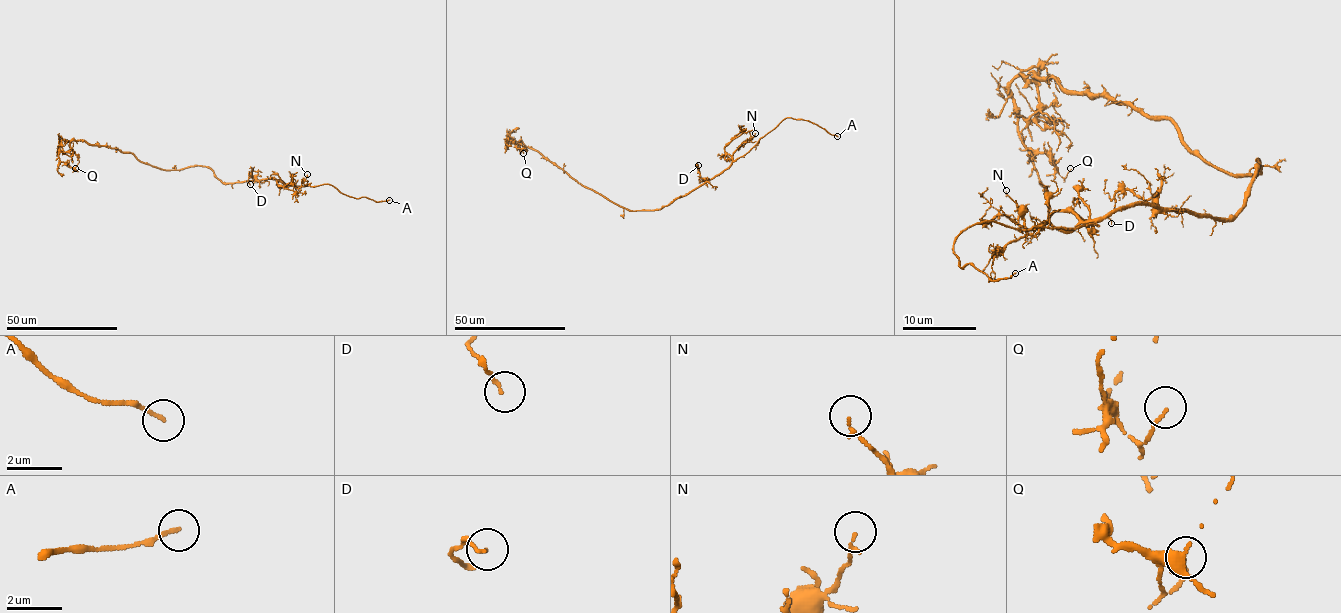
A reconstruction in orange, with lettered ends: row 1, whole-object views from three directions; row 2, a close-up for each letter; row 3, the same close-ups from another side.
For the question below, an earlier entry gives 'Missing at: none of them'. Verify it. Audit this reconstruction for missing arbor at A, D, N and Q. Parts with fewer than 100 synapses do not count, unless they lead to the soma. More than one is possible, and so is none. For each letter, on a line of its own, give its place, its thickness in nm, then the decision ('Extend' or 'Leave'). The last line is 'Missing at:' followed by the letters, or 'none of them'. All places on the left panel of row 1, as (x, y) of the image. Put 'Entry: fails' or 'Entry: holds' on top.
Entry: fails
A: Place: (389, 200). Thickness 120 nm. Extend
D: Place: (250, 184). Thickness 80 nm. Leave
N: Place: (307, 174). Thickness 130 nm. Leave
Q: Place: (75, 168). Thickness 90 nm. Leave
Missing at: A

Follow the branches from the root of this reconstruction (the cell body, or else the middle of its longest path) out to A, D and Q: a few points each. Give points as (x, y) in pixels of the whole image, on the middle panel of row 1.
A: (658, 209), (721, 173), (787, 117), (809, 121), (837, 136)
D: (658, 209), (706, 181), (700, 177), (695, 166), (698, 165)
Q: (658, 209), (629, 210), (620, 207), (583, 186), (537, 151), (518, 143), (508, 135), (507, 138), (523, 153)

